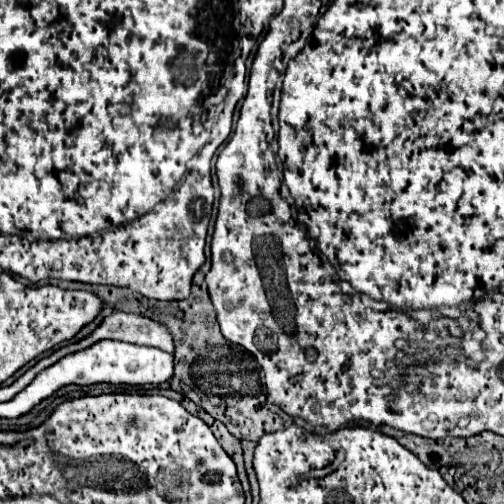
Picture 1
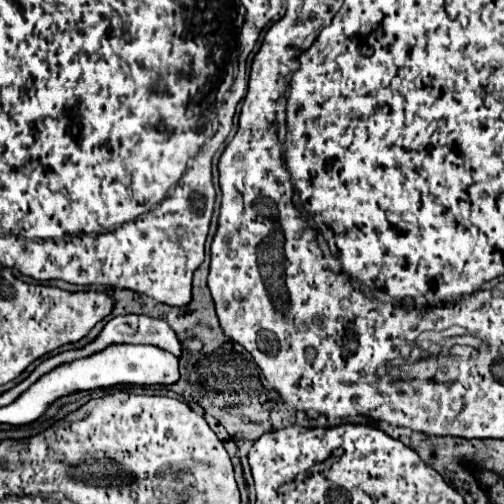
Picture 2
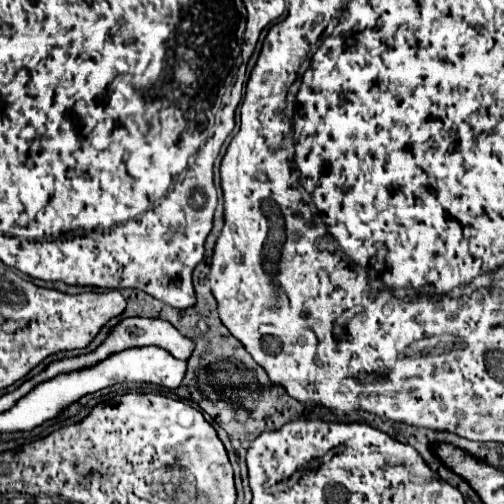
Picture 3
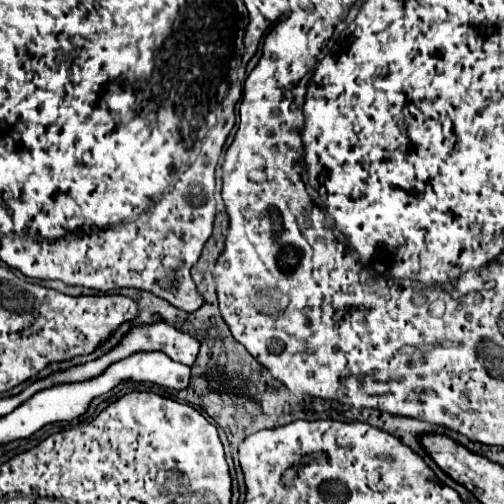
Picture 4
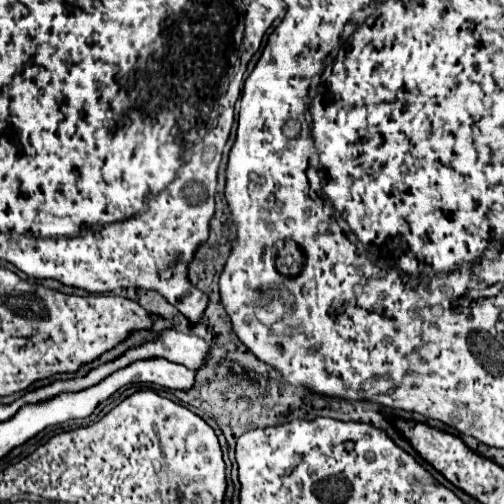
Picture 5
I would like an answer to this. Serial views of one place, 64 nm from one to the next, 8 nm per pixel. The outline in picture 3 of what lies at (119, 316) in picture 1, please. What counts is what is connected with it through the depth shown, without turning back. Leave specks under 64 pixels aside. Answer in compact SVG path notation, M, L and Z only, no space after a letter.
M122 318L110 332L108 332L108 338L94 350L94 352L86 352L82 356L74 356L74 358L62 358L62 360L54 360L52 364L48 364L40 376L36 376L36 384L44 382L44 380L50 380L52 376L60 374L60 372L70 372L72 368L84 368L86 364L96 364L96 360L104 360L104 356L110 356L112 352L116 350L124 350L124 348L130 348L130 346L160 346L164 350L168 350L172 356L180 358L180 360L186 360L190 354L192 354L192 348L194 344L182 336L170 322L166 320L158 320L158 318Z

